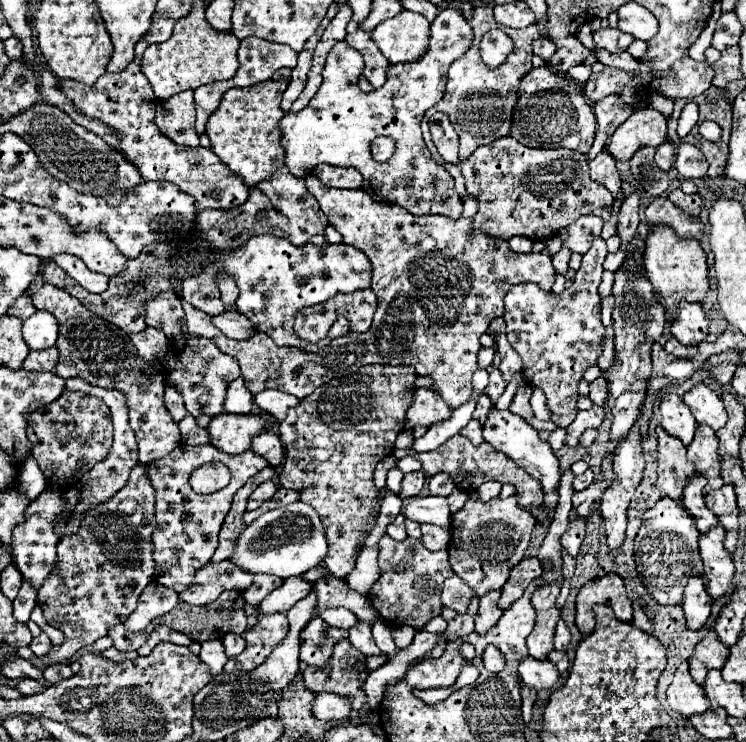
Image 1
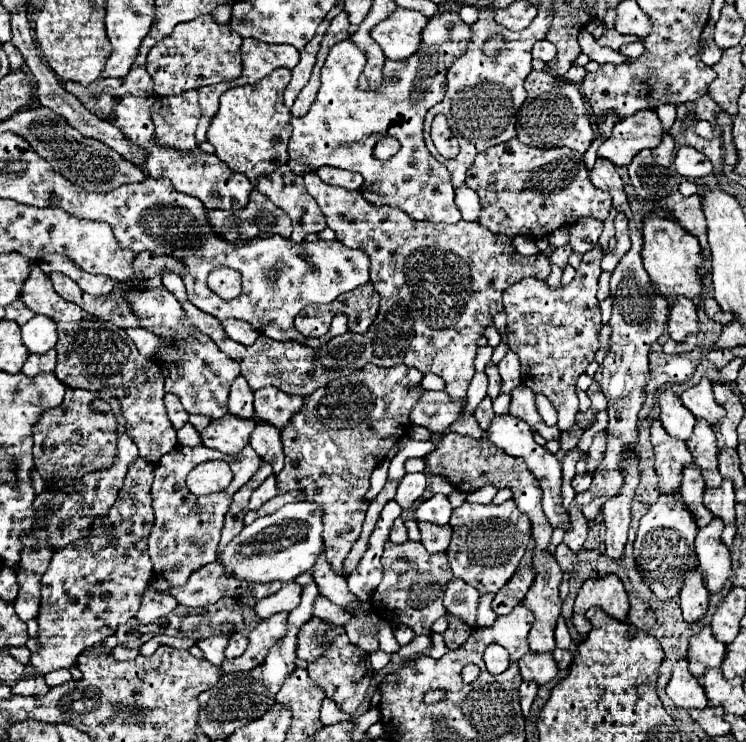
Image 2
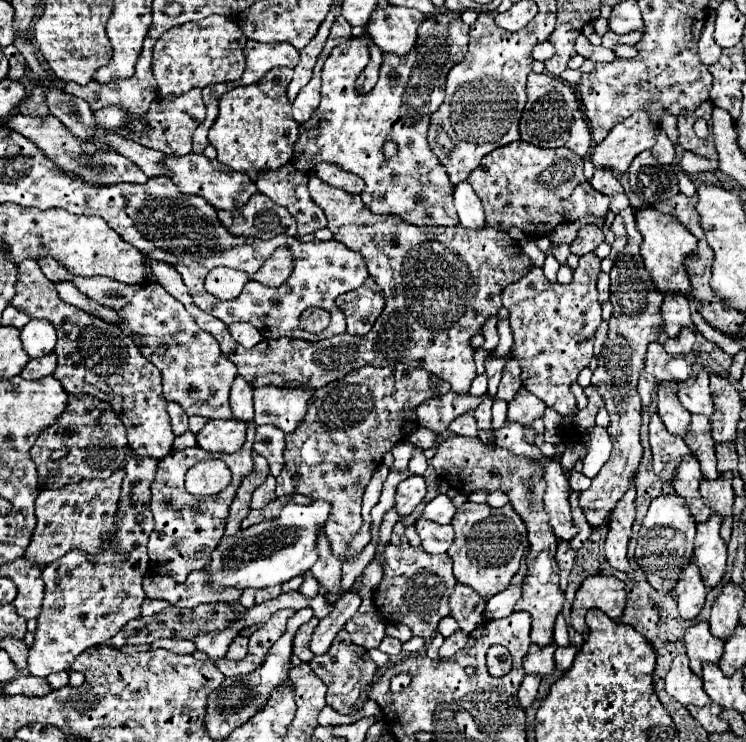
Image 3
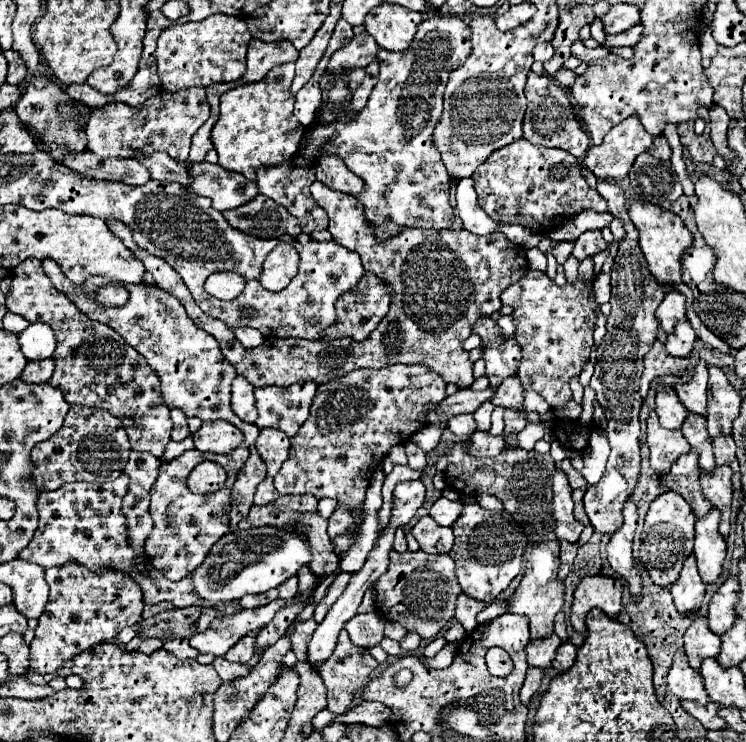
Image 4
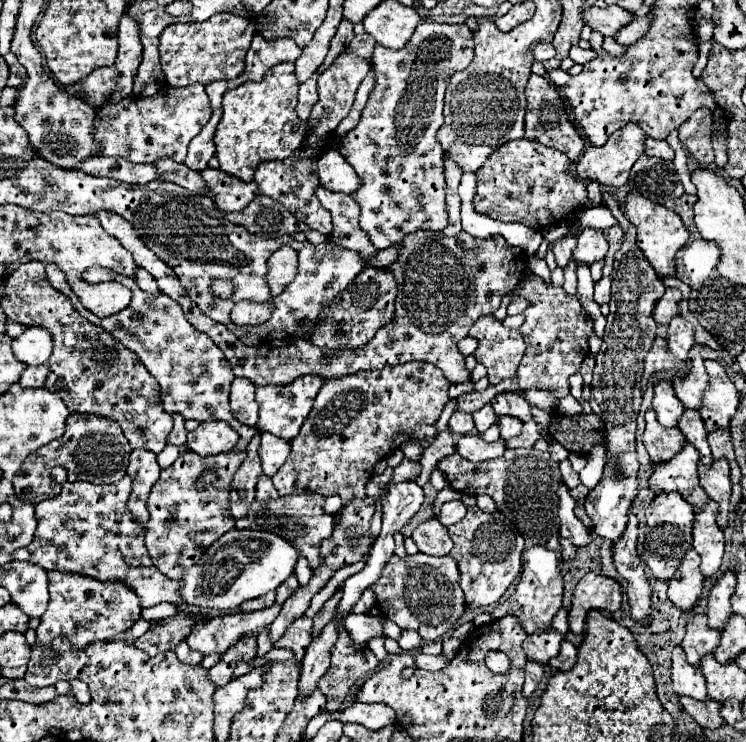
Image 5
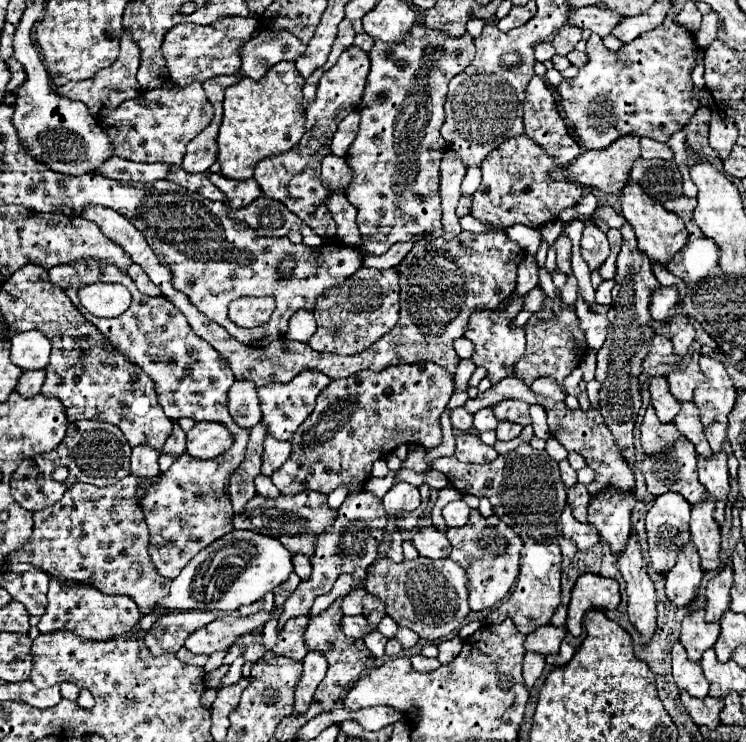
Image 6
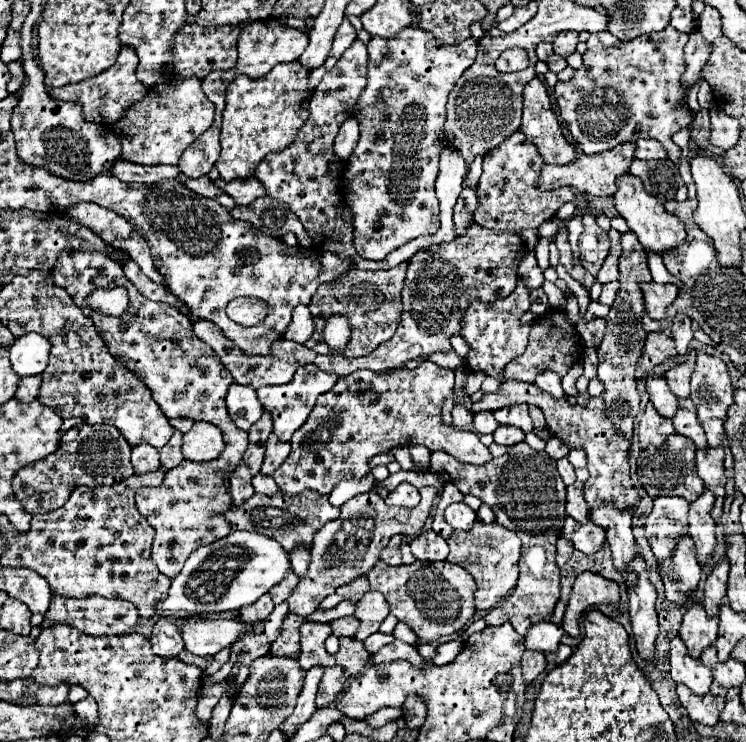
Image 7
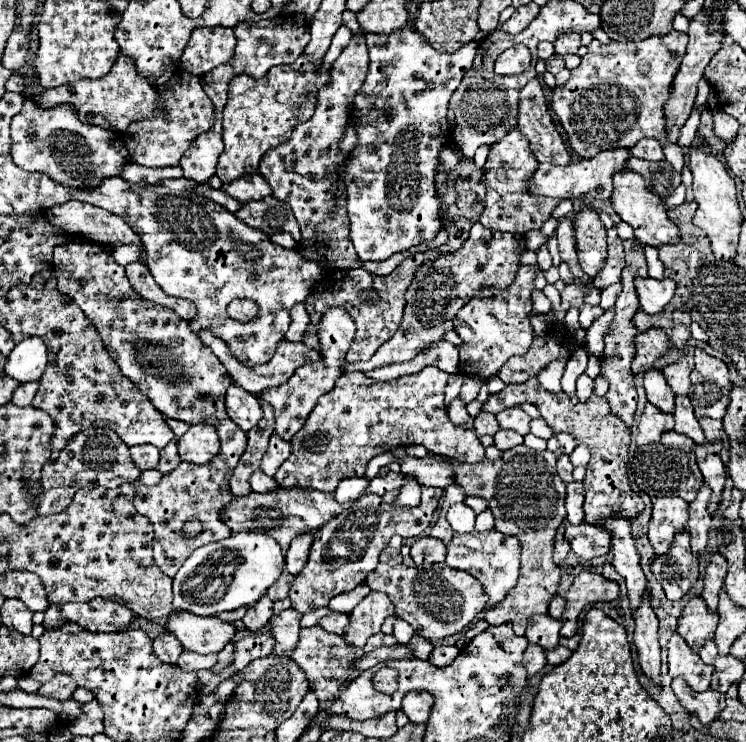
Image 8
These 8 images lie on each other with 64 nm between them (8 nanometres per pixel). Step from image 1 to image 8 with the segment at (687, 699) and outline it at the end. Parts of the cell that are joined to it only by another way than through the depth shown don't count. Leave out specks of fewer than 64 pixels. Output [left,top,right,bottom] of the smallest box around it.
[668,634,714,692]

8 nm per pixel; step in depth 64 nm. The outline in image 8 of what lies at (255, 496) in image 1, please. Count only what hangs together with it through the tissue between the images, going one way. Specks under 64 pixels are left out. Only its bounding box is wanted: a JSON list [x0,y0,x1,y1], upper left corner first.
[250,470,278,492]

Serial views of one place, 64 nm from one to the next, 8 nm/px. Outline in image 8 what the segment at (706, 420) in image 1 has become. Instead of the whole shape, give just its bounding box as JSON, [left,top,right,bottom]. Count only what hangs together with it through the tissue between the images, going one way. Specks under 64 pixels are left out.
[662,354,694,396]

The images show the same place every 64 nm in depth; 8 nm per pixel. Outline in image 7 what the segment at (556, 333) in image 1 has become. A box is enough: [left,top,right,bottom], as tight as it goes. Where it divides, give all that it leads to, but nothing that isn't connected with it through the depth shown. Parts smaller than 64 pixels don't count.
[504,308,584,382]

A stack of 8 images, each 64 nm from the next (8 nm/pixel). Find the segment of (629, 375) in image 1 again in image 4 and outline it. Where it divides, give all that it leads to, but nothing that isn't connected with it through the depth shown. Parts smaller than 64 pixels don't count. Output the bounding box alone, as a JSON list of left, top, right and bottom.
[584,180,664,534]

